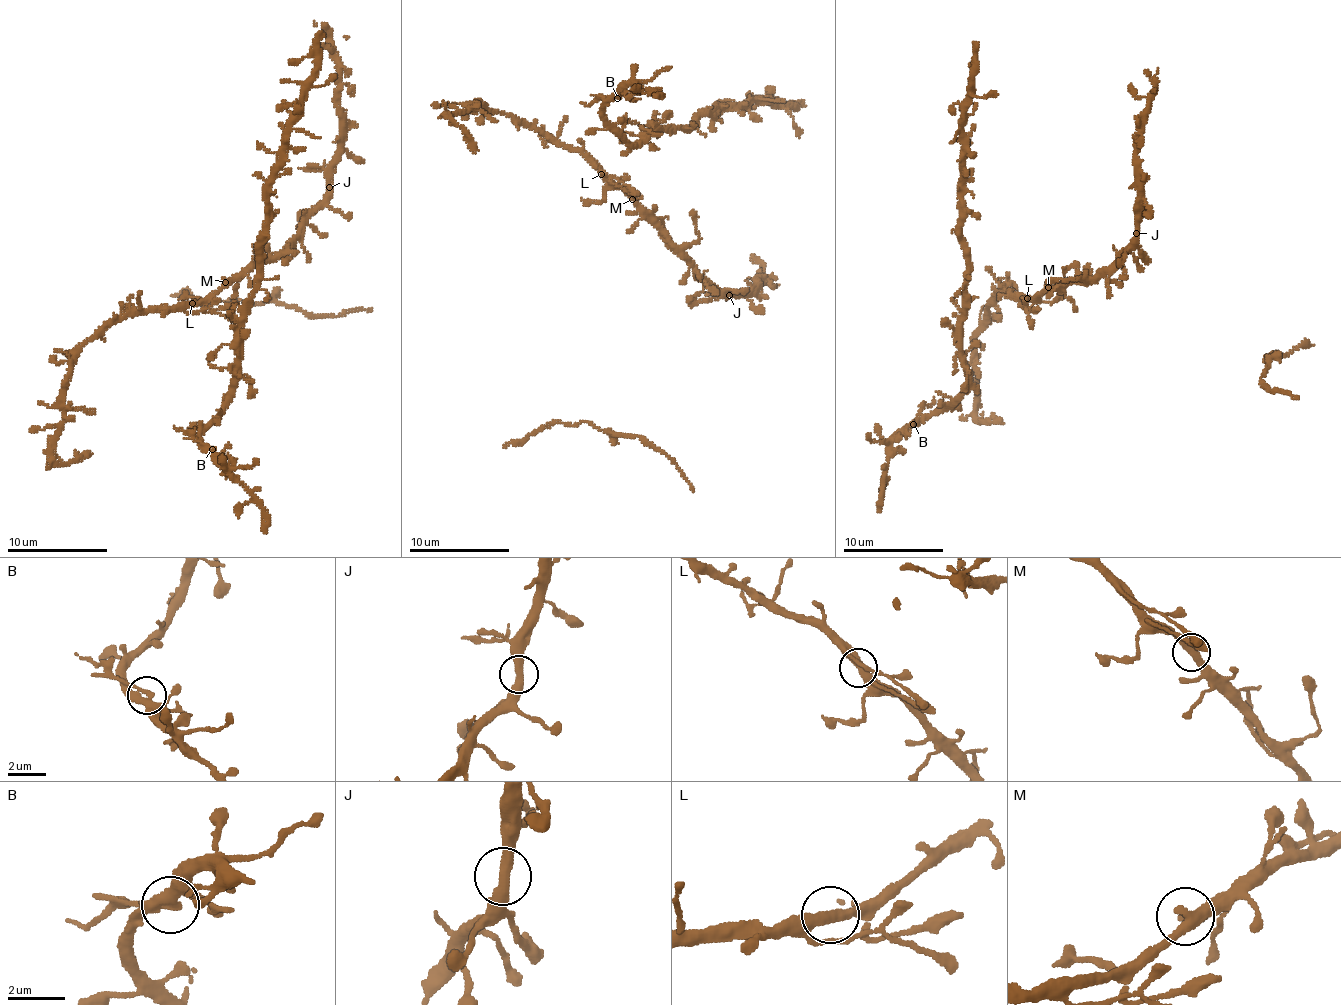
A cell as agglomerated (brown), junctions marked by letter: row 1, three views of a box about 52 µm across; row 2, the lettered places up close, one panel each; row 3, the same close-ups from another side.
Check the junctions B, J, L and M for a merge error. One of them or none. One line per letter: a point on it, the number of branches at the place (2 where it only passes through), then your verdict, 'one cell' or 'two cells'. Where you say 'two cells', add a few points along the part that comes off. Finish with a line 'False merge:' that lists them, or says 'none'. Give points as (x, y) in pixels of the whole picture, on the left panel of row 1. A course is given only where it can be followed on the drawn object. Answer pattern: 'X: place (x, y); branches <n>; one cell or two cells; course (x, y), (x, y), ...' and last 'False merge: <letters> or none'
B: place (212, 449); branches 2; two cells; course (213, 449), (196, 441), (190, 432), (174, 426)
J: place (329, 187); branches 2; one cell
L: place (192, 303); branches 2; one cell
M: place (225, 282); branches 2; one cell
False merge: B

